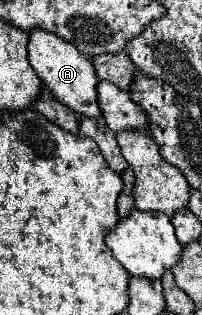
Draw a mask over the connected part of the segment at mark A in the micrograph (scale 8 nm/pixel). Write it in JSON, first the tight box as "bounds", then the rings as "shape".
{"bounds":[27,31,101,117],"shape":[[[31,31],[29,33],[29,43],[27,43],[27,55],[29,55],[29,63],[33,65],[37,77],[41,81],[45,81],[47,89],[67,107],[71,107],[75,113],[79,115],[87,115],[87,117],[99,117],[101,109],[97,103],[97,73],[93,63],[81,55],[73,43],[65,43],[65,39],[57,39],[57,35],[49,33],[49,31]]]}

